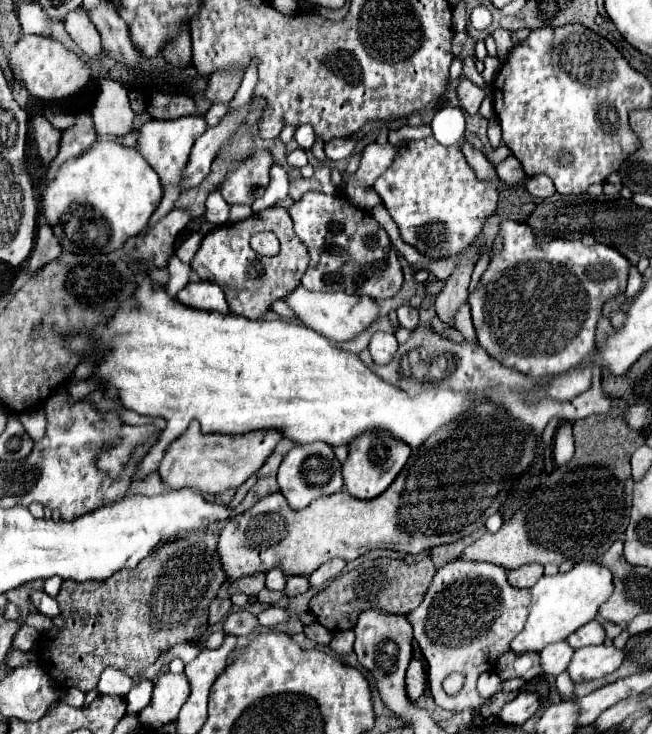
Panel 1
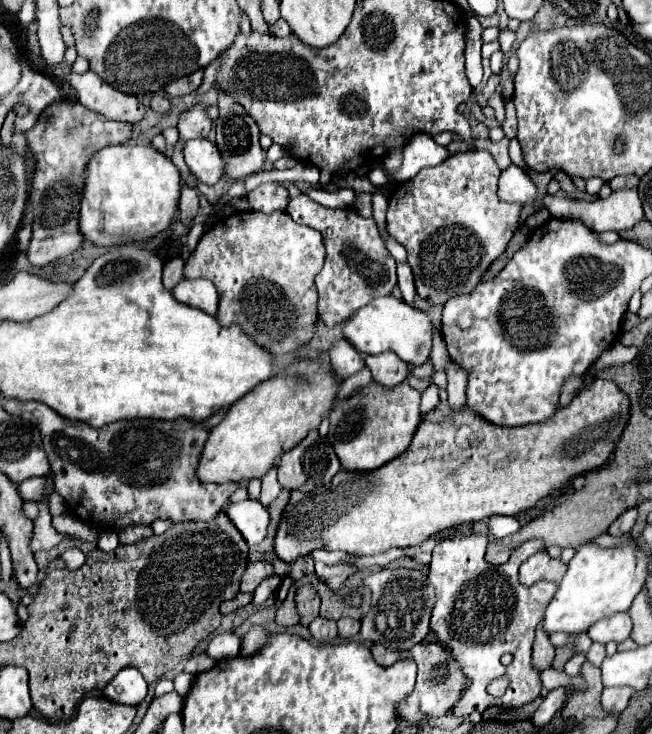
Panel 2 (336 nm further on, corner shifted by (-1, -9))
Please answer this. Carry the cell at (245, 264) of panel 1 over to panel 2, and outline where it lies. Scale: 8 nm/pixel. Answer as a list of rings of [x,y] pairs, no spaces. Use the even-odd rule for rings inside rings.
[[[236,211],[230,217],[218,219],[200,239],[196,251],[184,265],[186,279],[210,279],[220,295],[218,321],[222,325],[238,323],[252,339],[266,345],[274,355],[296,351],[314,335],[314,323],[318,319],[316,303],[318,293],[314,285],[316,273],[322,269],[326,251],[322,235],[312,227],[298,225],[286,211],[274,211],[270,215],[256,211]]]

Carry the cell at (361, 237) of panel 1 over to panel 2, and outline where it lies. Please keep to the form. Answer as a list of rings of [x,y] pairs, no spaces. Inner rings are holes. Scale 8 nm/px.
[[[304,193],[290,199],[286,211],[296,223],[308,225],[322,233],[326,245],[326,261],[316,275],[316,287],[320,295],[318,317],[324,325],[332,327],[342,323],[374,297],[392,293],[392,287],[396,285],[396,261],[388,253],[374,219],[366,219],[354,209],[328,209]]]

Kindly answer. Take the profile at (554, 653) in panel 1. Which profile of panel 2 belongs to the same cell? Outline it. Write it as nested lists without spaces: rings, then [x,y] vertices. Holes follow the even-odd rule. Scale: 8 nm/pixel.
[[[592,643],[592,647],[590,647],[588,653],[586,653],[586,661],[590,661],[590,663],[596,665],[596,667],[600,667],[600,663],[604,661],[604,657],[606,657],[606,653],[604,653],[604,645],[600,645],[600,643]]]

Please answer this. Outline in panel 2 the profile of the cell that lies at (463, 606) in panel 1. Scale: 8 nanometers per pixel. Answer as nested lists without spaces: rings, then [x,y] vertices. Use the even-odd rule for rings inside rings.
[[[466,535],[444,539],[436,545],[430,561],[428,587],[434,589],[436,603],[432,609],[430,629],[438,641],[452,651],[460,663],[468,687],[462,691],[460,701],[452,709],[456,717],[468,717],[472,711],[486,711],[490,705],[522,707],[540,695],[540,679],[532,669],[532,643],[534,631],[540,623],[546,605],[556,593],[556,585],[540,581],[532,587],[518,583],[518,567],[534,553],[542,549],[542,541],[526,541],[514,549],[512,557],[504,565],[490,565],[484,561],[488,539],[486,535]],[[512,653],[514,661],[504,667],[500,657]],[[496,677],[508,677],[510,685],[502,697],[486,693],[486,685]]]

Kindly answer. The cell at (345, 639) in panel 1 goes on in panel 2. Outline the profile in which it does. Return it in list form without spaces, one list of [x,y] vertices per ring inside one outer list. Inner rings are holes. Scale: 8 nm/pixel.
[[[340,619],[338,621],[338,637],[340,639],[354,639],[360,633],[360,621],[356,619]]]

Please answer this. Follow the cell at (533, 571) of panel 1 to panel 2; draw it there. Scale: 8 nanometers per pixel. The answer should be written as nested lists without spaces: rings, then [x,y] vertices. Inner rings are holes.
[[[538,551],[536,555],[528,557],[520,567],[520,583],[532,585],[538,581],[552,581],[560,583],[562,575],[566,573],[566,565],[560,559],[550,559],[546,551]]]

